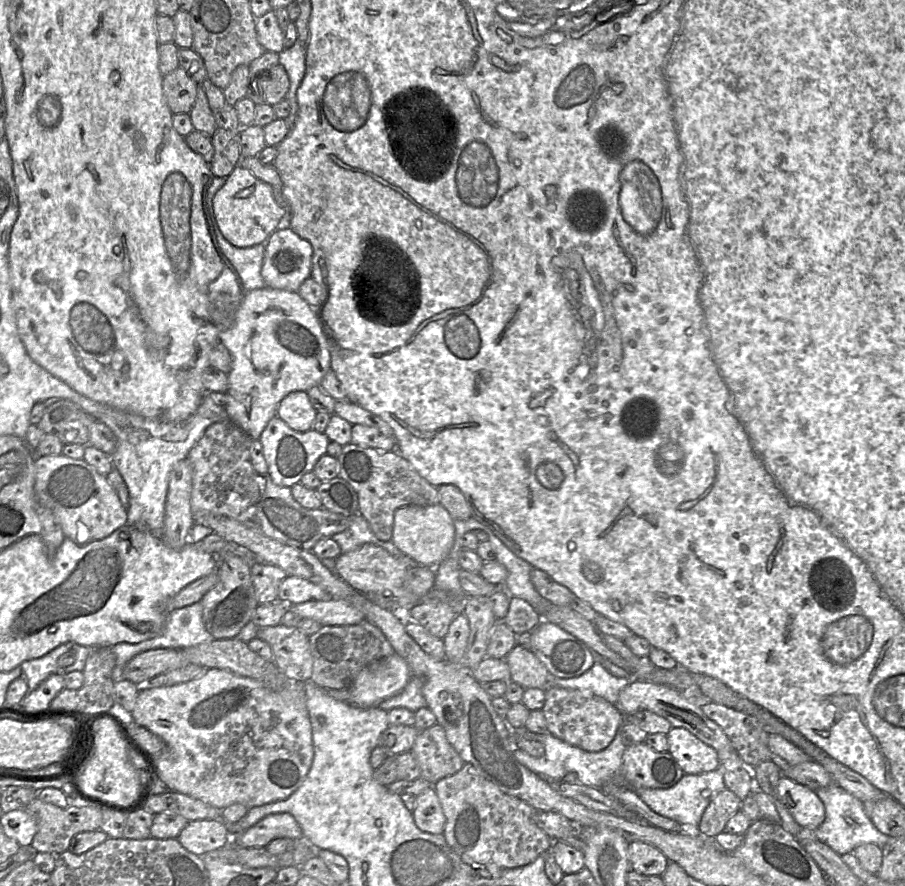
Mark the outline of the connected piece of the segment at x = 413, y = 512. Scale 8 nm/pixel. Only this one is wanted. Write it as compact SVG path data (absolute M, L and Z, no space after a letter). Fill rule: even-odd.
M441 504L430 506L408 505L394 514L394 545L420 565L435 568L449 554L455 539L454 519Z

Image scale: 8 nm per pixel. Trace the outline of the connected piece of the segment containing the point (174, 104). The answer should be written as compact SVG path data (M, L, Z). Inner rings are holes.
M181 67L163 76L164 97L173 114L189 113L197 91L198 83Z

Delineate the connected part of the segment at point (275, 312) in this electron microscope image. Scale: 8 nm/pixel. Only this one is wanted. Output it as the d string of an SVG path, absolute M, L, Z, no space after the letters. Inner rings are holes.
M263 287L245 292L242 301L236 310L233 325L219 335L219 341L227 347L232 356L232 369L227 374L229 386L225 393L227 396L225 409L229 416L229 421L241 428L253 440L260 439L260 436L268 422L276 416L278 405L285 396L293 391L307 392L312 387L319 387L323 377L331 369L331 356L317 310L309 306L297 292L270 287Z

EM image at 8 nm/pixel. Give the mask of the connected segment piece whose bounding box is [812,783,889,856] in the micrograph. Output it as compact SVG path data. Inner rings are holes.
M832 783L815 792L824 804L825 820L812 832L812 836L828 845L840 856L853 853L854 849L863 843L873 843L882 848L888 841L889 836L880 832L866 814L863 802L842 787Z

